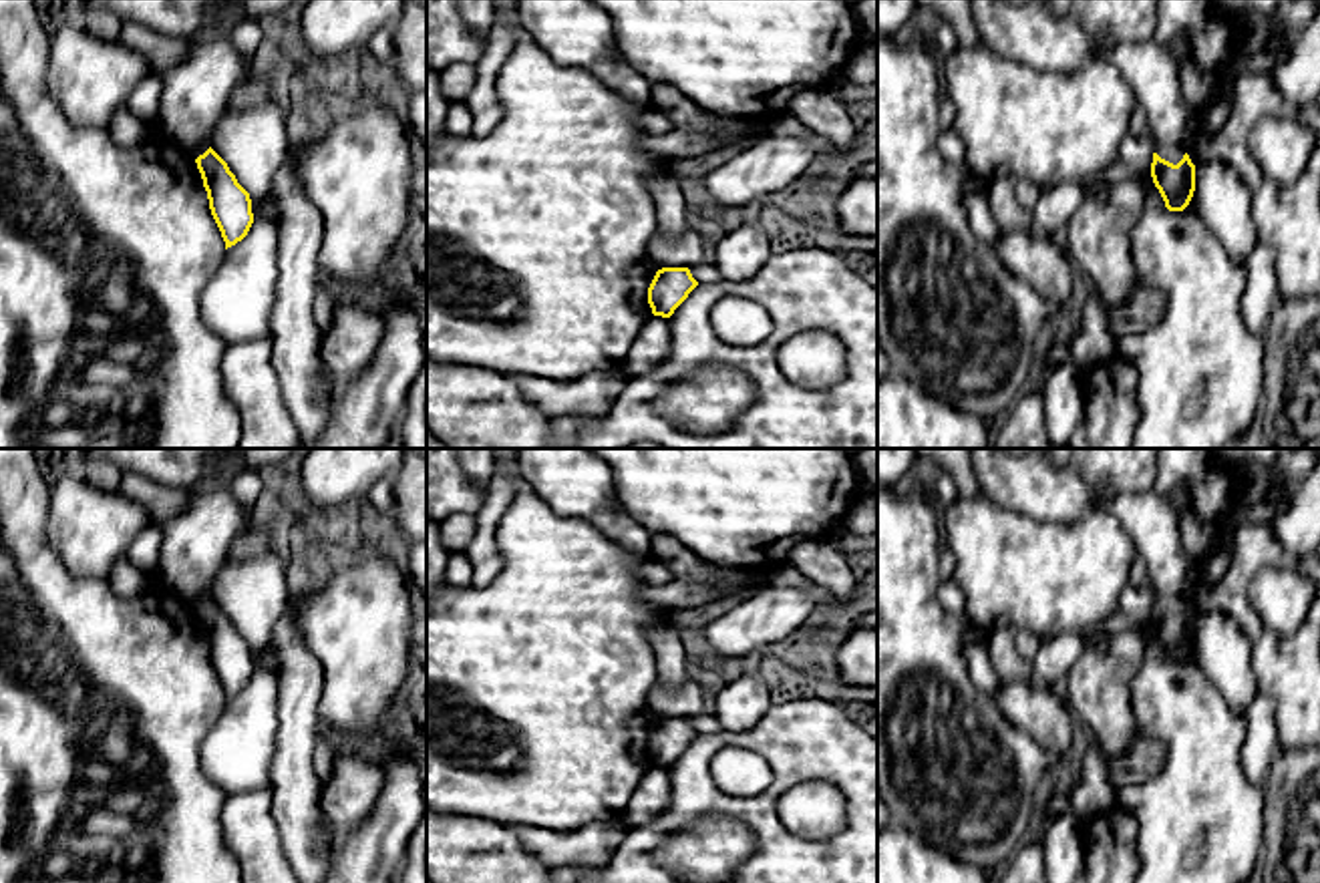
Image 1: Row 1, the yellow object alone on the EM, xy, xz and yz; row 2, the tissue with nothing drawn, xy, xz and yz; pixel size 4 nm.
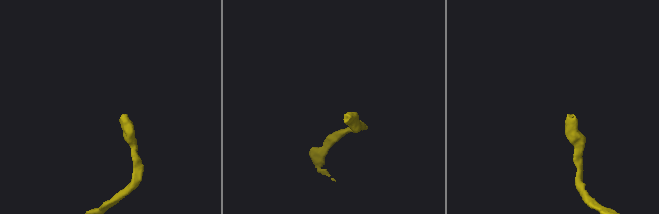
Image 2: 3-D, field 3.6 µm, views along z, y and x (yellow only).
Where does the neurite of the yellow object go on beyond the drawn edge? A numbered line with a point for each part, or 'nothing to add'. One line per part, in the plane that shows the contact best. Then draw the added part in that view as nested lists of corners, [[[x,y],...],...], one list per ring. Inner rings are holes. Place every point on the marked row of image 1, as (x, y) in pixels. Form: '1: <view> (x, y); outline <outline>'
1: yz (1031, 35); outline [[[968,2],[982,44],[1004,58],[1050,72],[1075,72],[1093,60],[1115,64],[1147,115],[1155,153],[1173,165],[1183,159],[1193,111],[1167,44],[1153,38],[1111,44],[1103,32],[1087,32],[1075,10],[1054,16],[1046,4]]]

